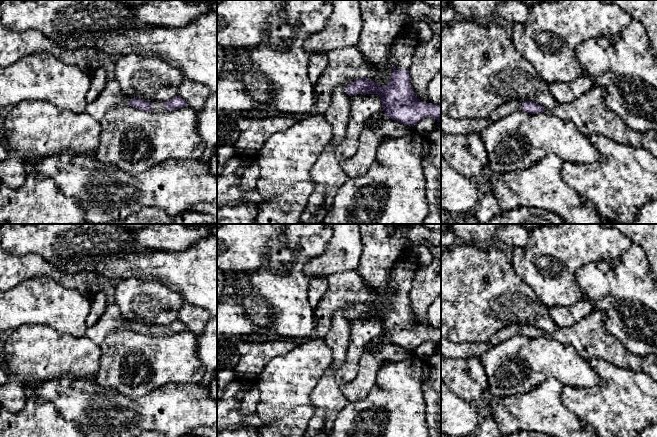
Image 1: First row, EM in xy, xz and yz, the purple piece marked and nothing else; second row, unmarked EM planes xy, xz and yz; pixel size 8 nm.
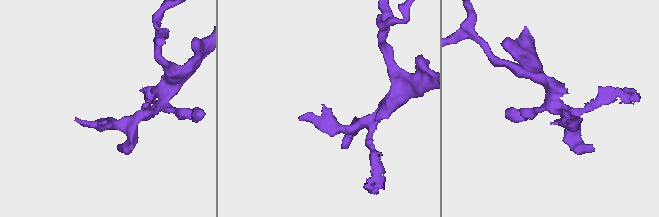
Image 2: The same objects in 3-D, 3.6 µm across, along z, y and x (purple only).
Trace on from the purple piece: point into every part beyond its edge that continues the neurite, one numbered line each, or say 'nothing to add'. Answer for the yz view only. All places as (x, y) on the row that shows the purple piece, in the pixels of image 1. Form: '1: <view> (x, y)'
1: yz (510, 107)

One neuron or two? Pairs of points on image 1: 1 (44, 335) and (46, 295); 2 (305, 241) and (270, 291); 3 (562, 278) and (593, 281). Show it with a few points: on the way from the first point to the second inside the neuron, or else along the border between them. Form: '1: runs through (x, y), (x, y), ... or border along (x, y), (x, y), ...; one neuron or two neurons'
1: border along (20, 326), (25, 324), (43, 324), (66, 334); two neurons
2: runs through (302, 255), (297, 270), (284, 283); one neuron
3: border along (592, 262), (576, 272), (580, 299); two neurons

